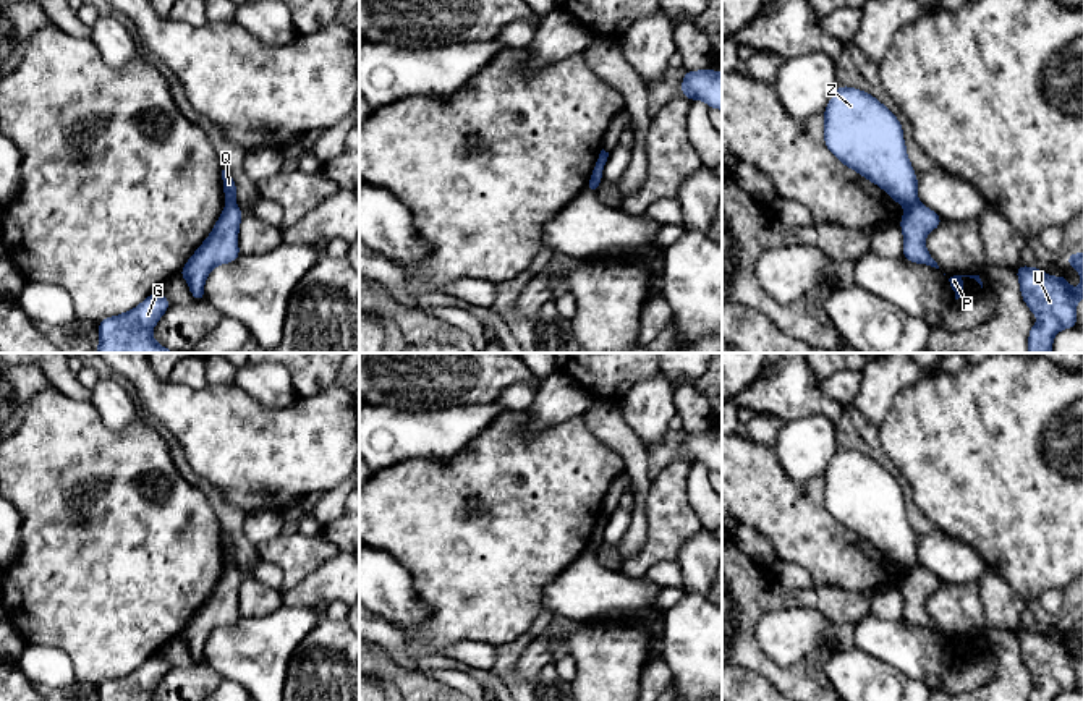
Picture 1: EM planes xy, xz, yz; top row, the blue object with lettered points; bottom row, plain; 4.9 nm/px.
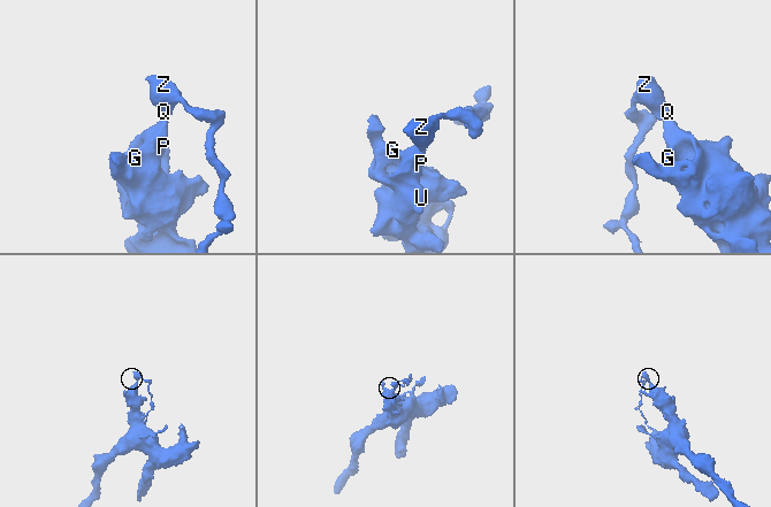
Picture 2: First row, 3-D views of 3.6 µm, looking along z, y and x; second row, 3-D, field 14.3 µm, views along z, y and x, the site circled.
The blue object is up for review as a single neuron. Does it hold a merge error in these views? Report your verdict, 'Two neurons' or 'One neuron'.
Two neurons

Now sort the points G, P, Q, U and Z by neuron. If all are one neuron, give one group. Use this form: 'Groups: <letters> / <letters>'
Groups: G P U / Q Z

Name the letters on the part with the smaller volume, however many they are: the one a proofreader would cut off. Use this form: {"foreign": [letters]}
{"foreign": ["Q", "Z"]}

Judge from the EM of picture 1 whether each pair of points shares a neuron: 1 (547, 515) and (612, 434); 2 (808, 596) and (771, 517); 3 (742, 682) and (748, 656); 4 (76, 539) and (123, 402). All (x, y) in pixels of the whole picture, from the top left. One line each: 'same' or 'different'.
1: different
2: different
3: different
4: different

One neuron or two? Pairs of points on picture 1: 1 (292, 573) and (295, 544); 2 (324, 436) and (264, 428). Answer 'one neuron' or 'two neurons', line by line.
1: one neuron
2: one neuron

